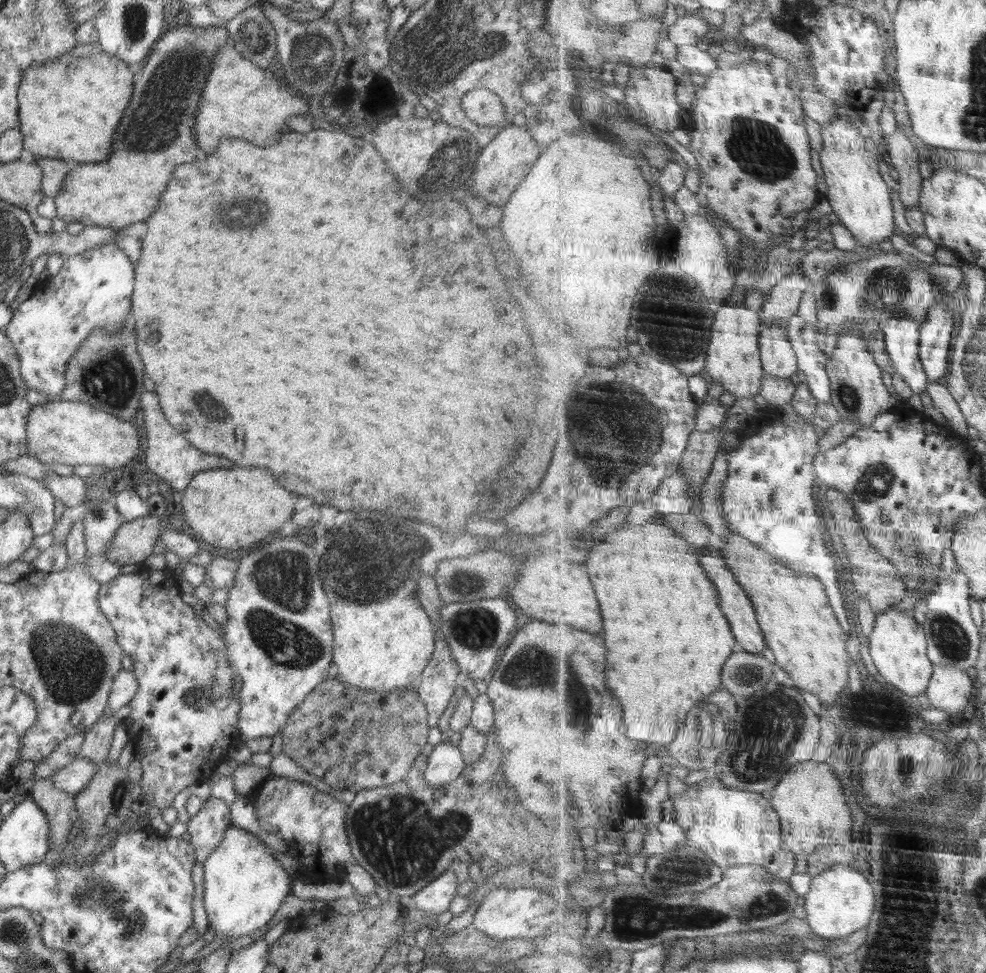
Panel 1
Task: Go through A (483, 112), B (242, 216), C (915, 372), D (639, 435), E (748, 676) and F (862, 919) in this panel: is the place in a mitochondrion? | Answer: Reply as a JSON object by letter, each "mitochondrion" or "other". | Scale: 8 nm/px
{"A":"other","B":"mitochondrion","C":"other","D":"mitochondrion","E":"mitochondrion","F":"other"}

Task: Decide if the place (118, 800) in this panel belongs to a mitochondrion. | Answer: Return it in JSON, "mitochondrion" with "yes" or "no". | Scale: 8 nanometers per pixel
{"mitochondrion":"yes"}

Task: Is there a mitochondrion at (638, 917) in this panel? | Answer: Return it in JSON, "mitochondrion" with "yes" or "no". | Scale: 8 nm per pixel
{"mitochondrion":"yes"}

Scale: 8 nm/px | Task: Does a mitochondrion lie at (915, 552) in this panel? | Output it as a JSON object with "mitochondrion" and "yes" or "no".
{"mitochondrion":"yes"}

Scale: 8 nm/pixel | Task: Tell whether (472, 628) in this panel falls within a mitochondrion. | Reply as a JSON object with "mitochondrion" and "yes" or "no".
{"mitochondrion":"yes"}

